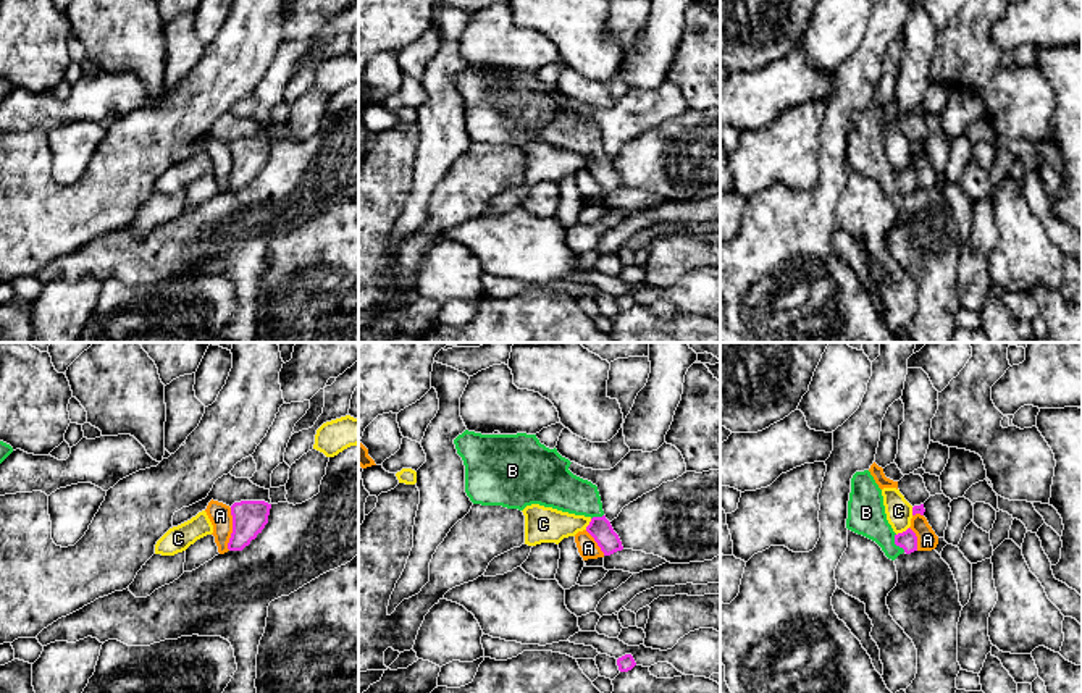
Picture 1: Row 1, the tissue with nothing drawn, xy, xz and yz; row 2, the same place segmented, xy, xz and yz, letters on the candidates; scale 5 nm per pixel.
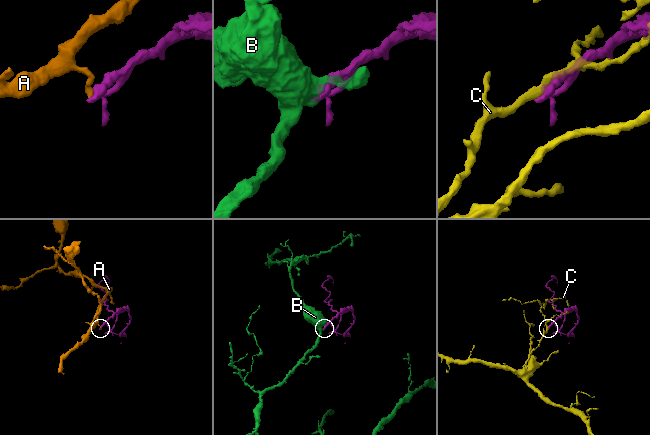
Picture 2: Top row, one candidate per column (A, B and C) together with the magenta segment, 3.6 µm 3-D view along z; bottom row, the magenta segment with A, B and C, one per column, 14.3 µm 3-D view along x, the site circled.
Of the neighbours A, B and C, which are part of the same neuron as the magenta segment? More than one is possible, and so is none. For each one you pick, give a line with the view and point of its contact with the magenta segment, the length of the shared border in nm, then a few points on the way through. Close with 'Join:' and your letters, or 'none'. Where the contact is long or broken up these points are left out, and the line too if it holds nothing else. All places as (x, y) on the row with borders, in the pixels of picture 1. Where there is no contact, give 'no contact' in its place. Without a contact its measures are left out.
B: contact yz (895, 543); length 110 nm; way yz (906, 540), (895, 543), (866, 512)
Join: B

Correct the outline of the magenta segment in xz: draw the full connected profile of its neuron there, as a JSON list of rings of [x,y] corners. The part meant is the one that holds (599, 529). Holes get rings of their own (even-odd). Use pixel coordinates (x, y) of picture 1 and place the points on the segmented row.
[[[465,430],[454,439],[457,454],[465,465],[465,493],[473,504],[502,506],[523,510],[526,506],[539,504],[562,512],[589,517],[586,531],[594,538],[604,556],[622,551],[622,541],[614,531],[602,510],[598,486],[573,475],[570,460],[557,449],[539,443],[536,435],[481,435]]]

